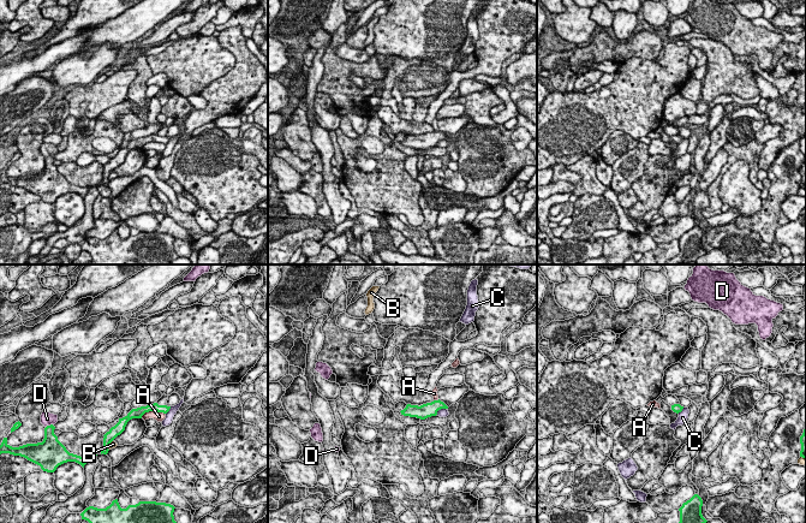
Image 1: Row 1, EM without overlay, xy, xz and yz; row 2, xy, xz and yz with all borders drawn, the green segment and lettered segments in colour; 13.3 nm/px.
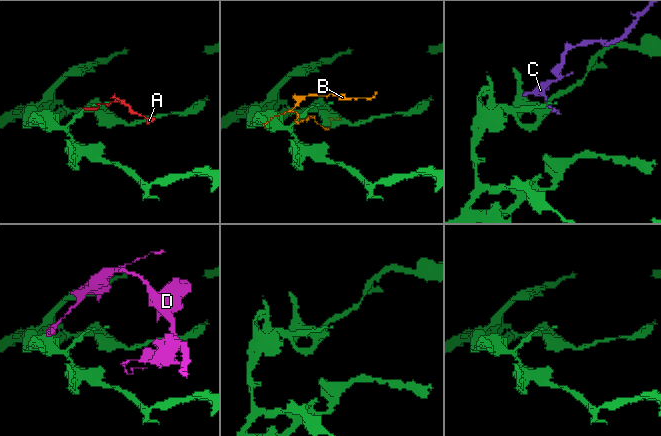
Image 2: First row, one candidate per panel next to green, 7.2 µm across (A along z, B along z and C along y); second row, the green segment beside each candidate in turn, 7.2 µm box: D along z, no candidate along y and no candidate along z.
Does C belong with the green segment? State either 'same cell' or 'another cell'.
another cell

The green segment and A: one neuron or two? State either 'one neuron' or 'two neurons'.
two neurons

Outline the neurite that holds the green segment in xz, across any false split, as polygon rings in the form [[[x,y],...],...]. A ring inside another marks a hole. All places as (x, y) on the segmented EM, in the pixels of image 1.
[[[438,399],[431,403],[423,404],[420,406],[407,404],[406,408],[400,412],[404,416],[425,420],[428,417],[436,416],[437,411],[441,409],[448,409],[448,406]]]

